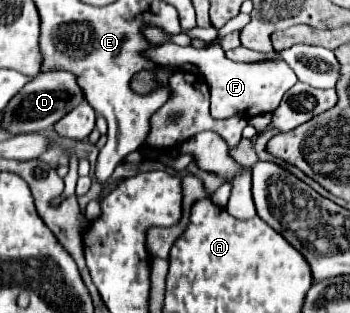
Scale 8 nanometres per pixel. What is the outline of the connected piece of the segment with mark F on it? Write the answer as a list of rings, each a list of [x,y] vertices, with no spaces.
[[[166,43],[162,47],[154,47],[150,53],[152,61],[160,61],[164,67],[180,67],[186,63],[192,63],[200,69],[200,75],[204,75],[210,91],[210,111],[214,119],[228,119],[228,117],[254,117],[260,113],[270,113],[276,109],[284,93],[296,85],[294,71],[282,61],[282,59],[268,59],[258,63],[234,63],[226,57],[224,49],[220,45],[208,45],[202,49],[196,47],[180,47],[174,43]]]

